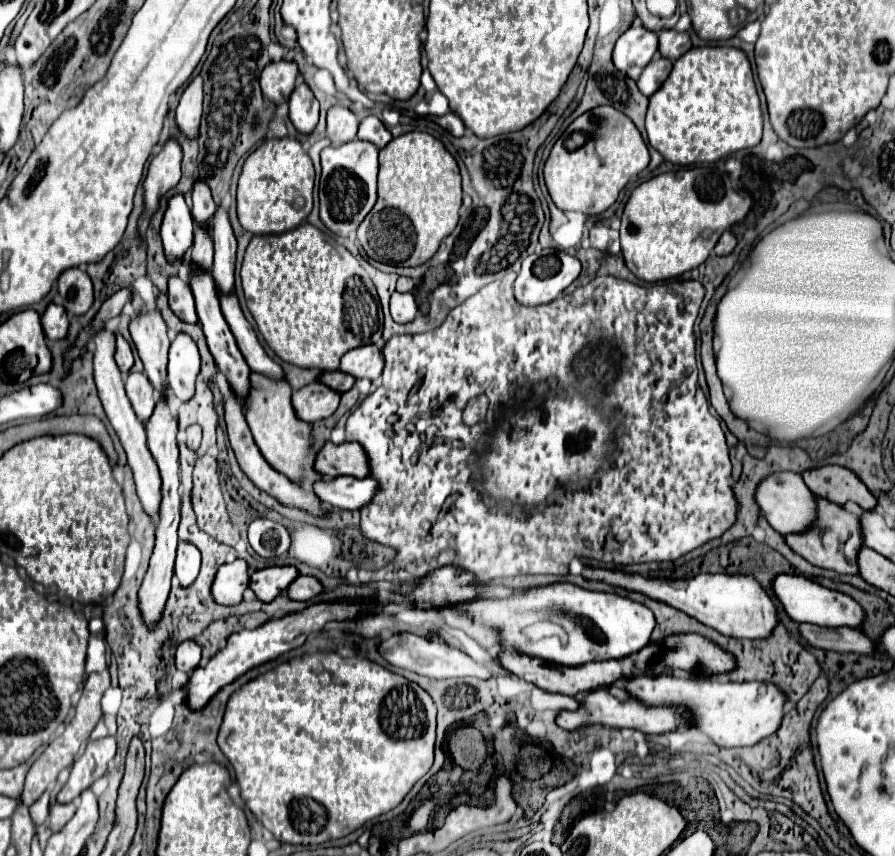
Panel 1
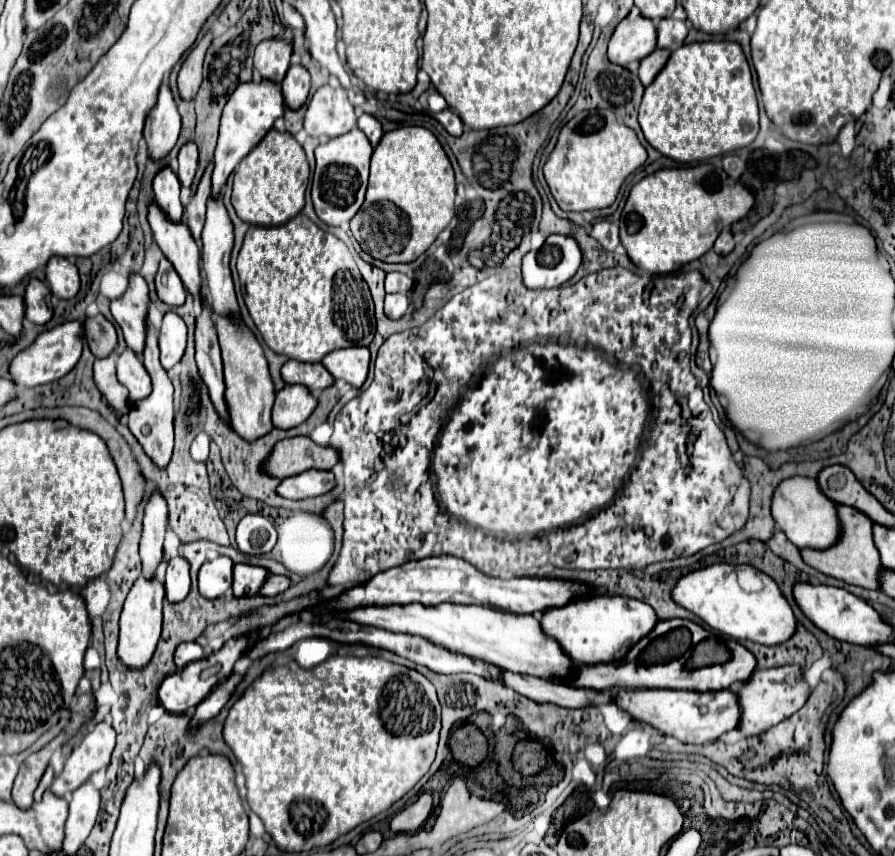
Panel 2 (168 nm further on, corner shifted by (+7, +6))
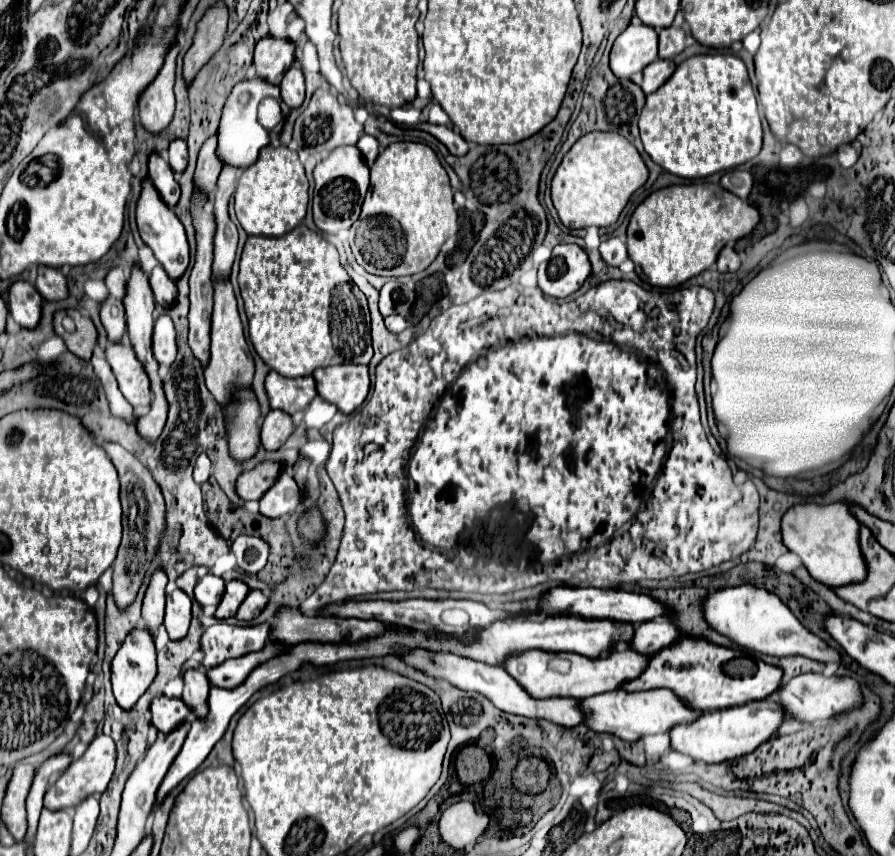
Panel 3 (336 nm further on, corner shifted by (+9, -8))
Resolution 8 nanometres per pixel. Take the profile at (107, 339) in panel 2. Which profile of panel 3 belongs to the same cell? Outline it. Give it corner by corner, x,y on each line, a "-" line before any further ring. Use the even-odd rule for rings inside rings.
64,310
64,312
72,316
76,328
74,332
66,332
62,326
62,314
54,314
54,332
64,340
66,348
72,354
76,354
82,360
90,360
92,348
96,346
96,340
98,340
92,320
88,316
82,316
78,310

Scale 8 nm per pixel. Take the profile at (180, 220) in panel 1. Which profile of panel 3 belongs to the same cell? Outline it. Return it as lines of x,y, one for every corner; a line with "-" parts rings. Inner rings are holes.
152,152
148,156
148,176
154,182
160,196
166,200
166,204
176,206
176,202
180,198
180,186
174,180
174,174
172,174
172,168
168,166
168,162
156,152

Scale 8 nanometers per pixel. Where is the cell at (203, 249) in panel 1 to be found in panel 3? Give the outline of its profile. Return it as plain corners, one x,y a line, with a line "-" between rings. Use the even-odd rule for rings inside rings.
212,134
200,148
198,152
198,166
196,166
196,178
200,180
200,184
204,184
204,188
208,188
208,192
212,192
216,188
216,180
218,174
222,170
222,160
216,154
218,148
218,134

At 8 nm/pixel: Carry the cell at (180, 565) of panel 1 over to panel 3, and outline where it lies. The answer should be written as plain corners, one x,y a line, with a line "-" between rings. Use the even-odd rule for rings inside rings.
174,590
166,598
166,618
164,618
164,626
168,630
170,640
182,640
186,636
190,618
192,618
190,598
182,590

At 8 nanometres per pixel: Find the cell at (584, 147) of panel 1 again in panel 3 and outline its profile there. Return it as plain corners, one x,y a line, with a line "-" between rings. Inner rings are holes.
590,132
590,134
584,134
568,150
562,164
558,166
554,180
552,180
552,202
566,228
588,228
588,226
606,228
618,220
630,196
640,186
644,186
646,180
648,180
648,168
632,142
624,140
624,136
618,136
618,134
612,136
612,132

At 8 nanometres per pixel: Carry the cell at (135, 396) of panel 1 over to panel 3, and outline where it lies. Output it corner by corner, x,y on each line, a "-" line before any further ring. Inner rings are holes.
128,334
122,336
122,342
108,344
104,352
124,398
134,408
142,408
142,410
148,408
152,402
150,380
142,362
136,358
136,352
128,340

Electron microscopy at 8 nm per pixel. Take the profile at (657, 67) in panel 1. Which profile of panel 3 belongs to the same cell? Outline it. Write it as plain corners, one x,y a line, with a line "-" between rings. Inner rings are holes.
654,60
646,70
644,70
644,82
642,90
644,94
656,92
676,70
674,60

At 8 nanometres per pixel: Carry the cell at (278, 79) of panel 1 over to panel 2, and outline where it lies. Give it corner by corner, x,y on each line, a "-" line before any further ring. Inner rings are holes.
284,40
260,42
254,54
254,68
260,72
262,80
280,84
290,66
290,54
292,46

